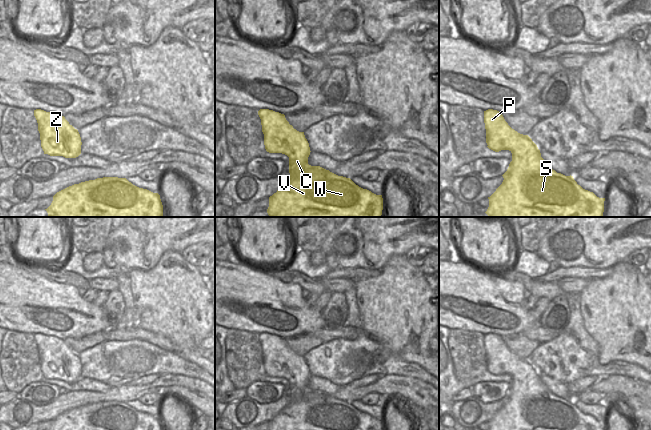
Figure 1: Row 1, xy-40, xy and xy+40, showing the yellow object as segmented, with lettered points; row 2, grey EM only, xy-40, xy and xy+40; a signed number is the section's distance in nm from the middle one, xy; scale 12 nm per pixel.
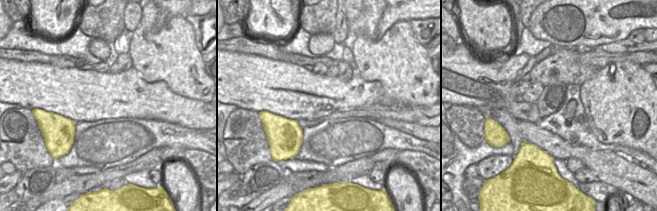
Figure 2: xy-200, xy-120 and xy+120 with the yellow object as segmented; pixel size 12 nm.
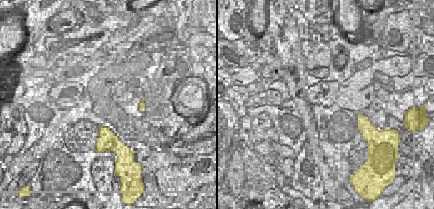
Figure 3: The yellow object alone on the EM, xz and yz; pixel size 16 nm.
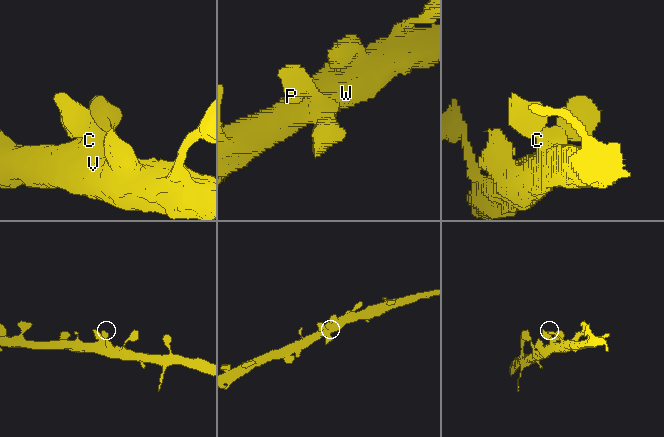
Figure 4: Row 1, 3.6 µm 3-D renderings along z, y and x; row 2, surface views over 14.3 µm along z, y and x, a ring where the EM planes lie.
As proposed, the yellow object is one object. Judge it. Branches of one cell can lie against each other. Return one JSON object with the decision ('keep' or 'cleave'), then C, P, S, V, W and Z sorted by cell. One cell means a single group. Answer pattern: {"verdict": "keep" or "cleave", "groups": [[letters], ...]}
{"verdict": "keep", "groups": [["C", "P", "S", "V", "W", "Z"]]}

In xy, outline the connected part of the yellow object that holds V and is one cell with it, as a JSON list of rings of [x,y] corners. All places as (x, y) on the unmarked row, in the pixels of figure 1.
[[[260,333],[265,373],[289,381],[290,404],[269,421],[269,430],[383,430],[382,419],[376,419],[356,409],[350,402],[338,400],[320,390],[308,388],[310,371],[304,356],[293,352],[285,339],[269,333]]]

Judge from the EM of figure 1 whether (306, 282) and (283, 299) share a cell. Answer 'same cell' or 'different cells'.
different cells

